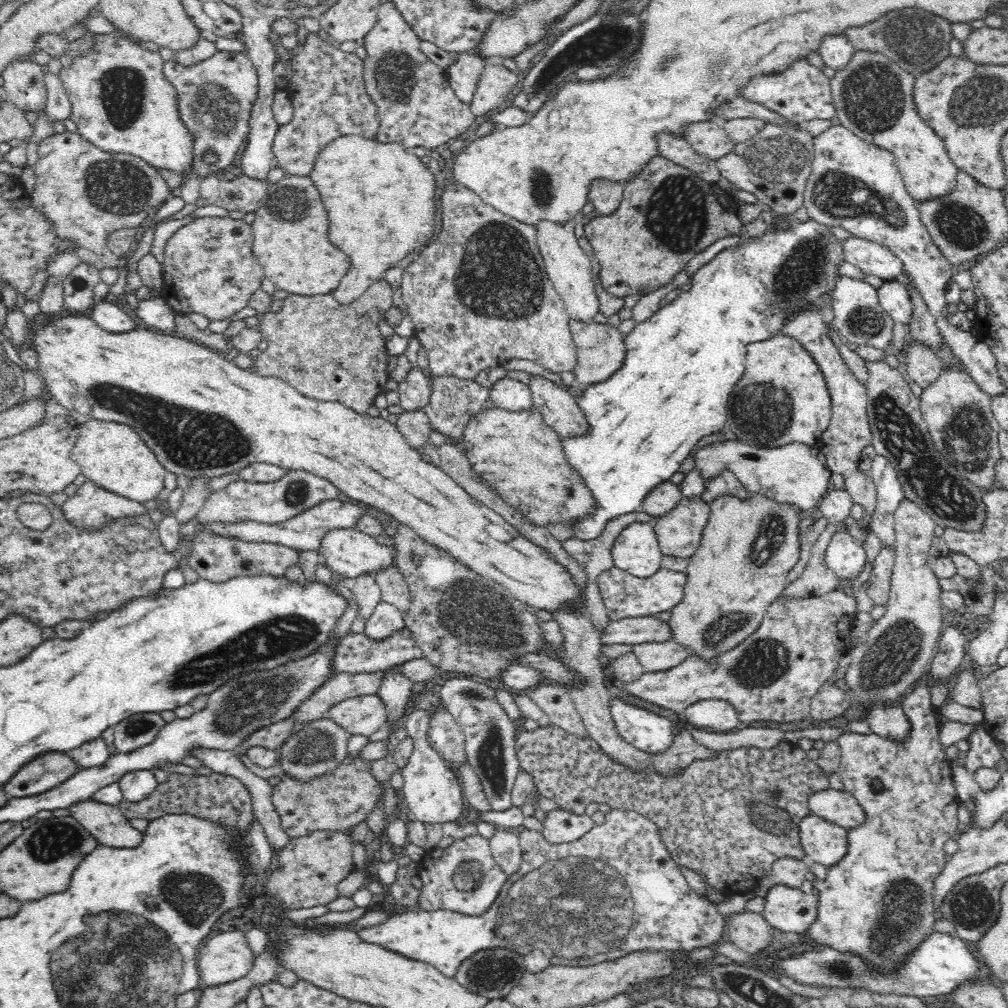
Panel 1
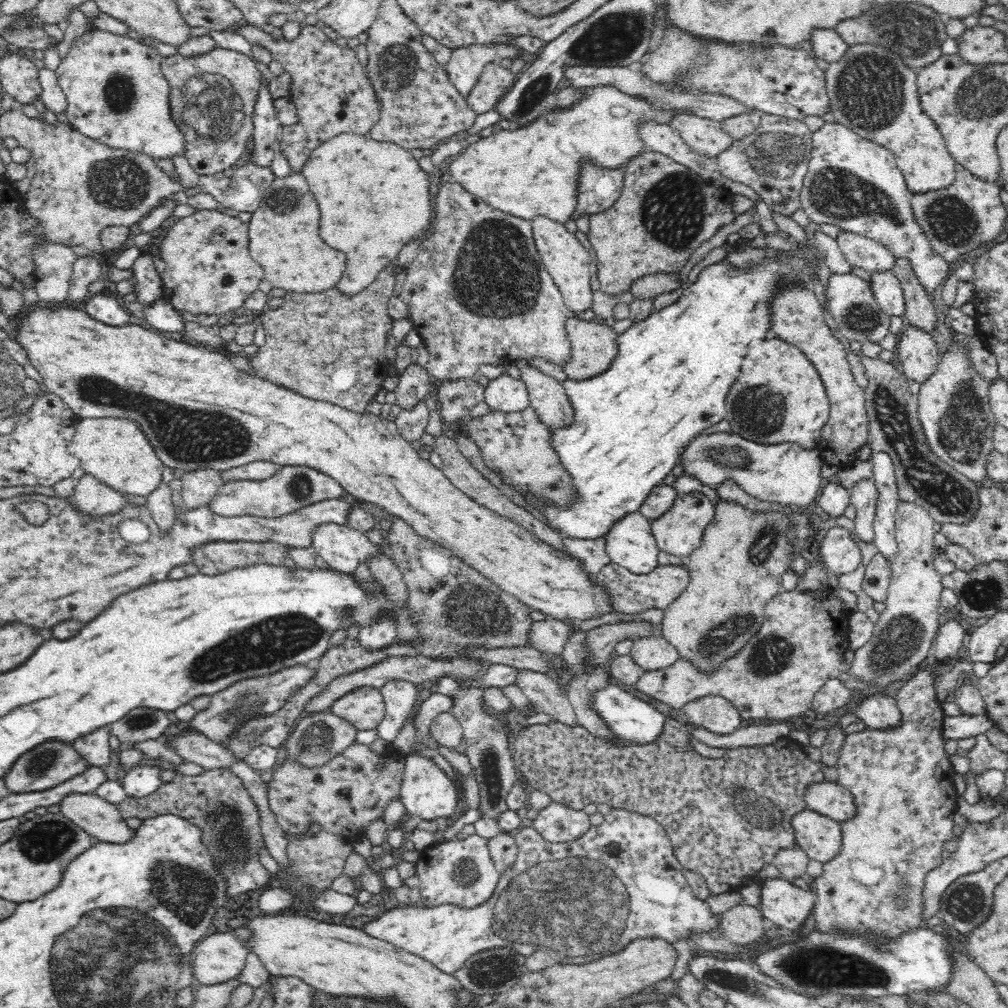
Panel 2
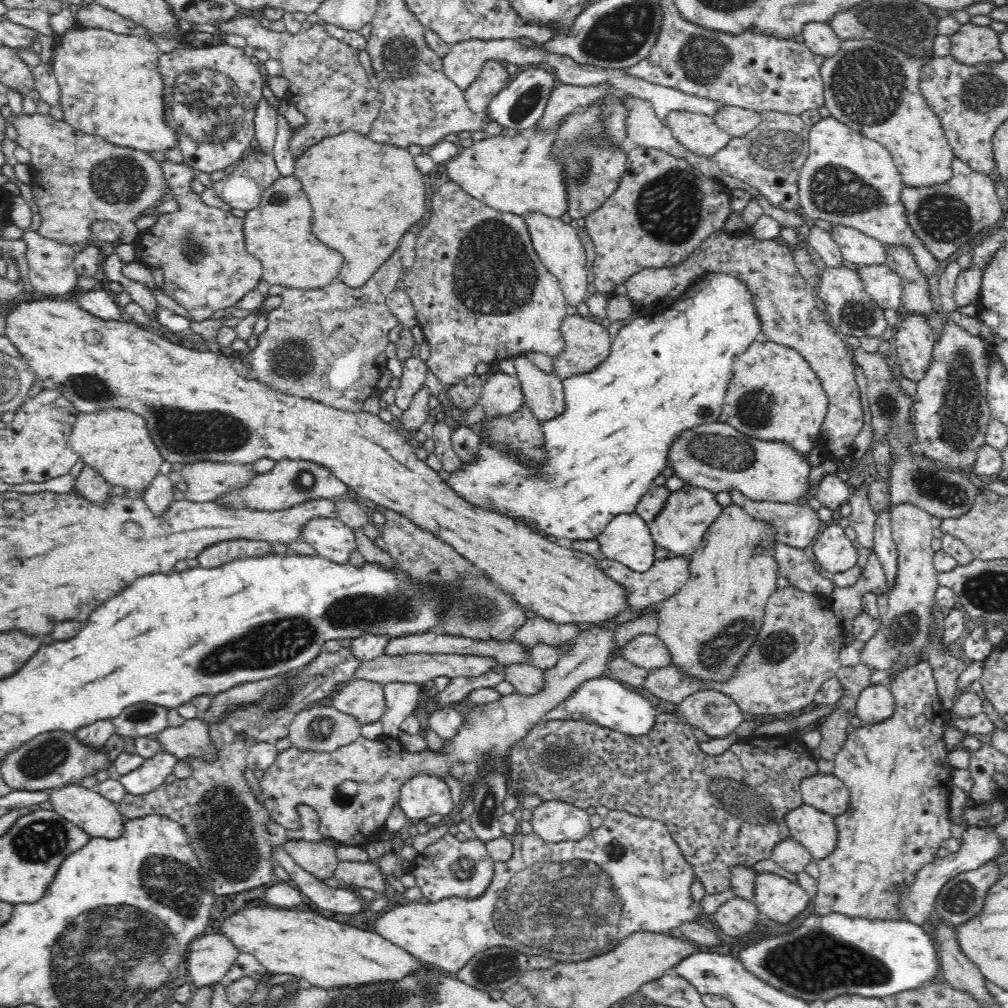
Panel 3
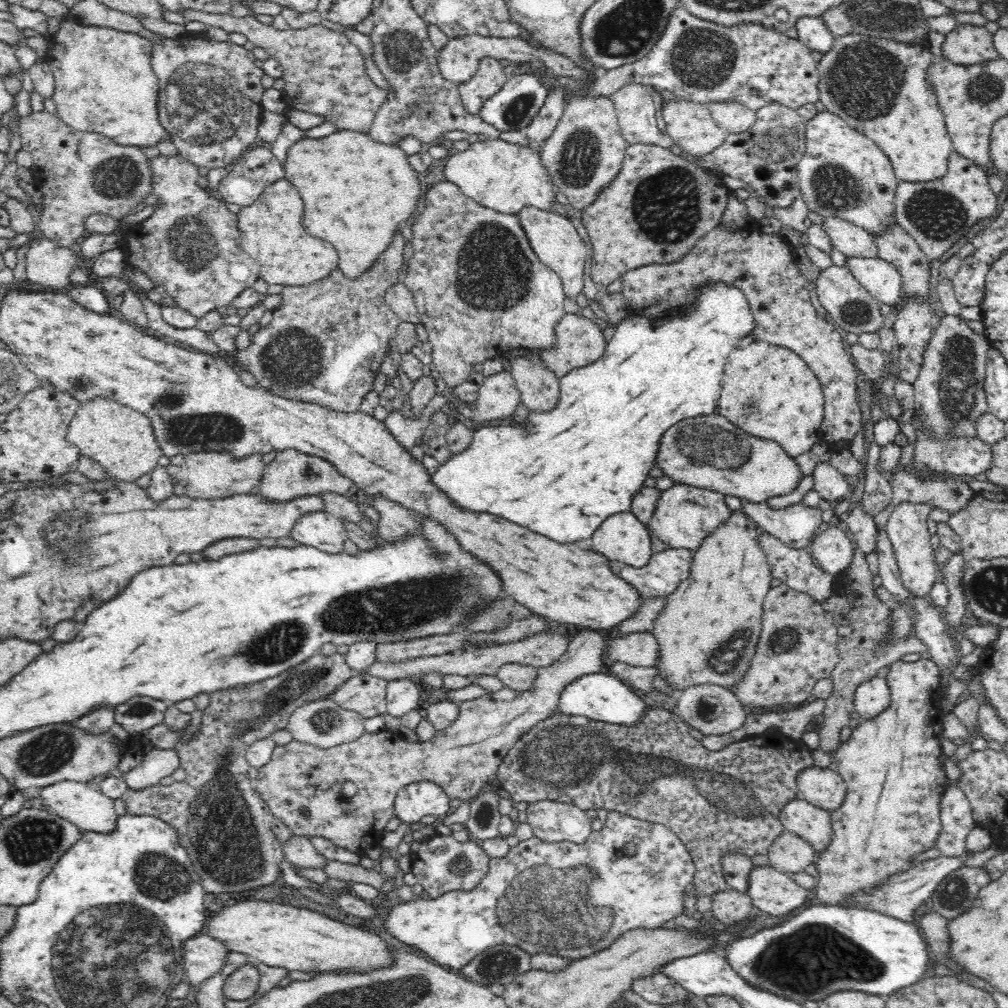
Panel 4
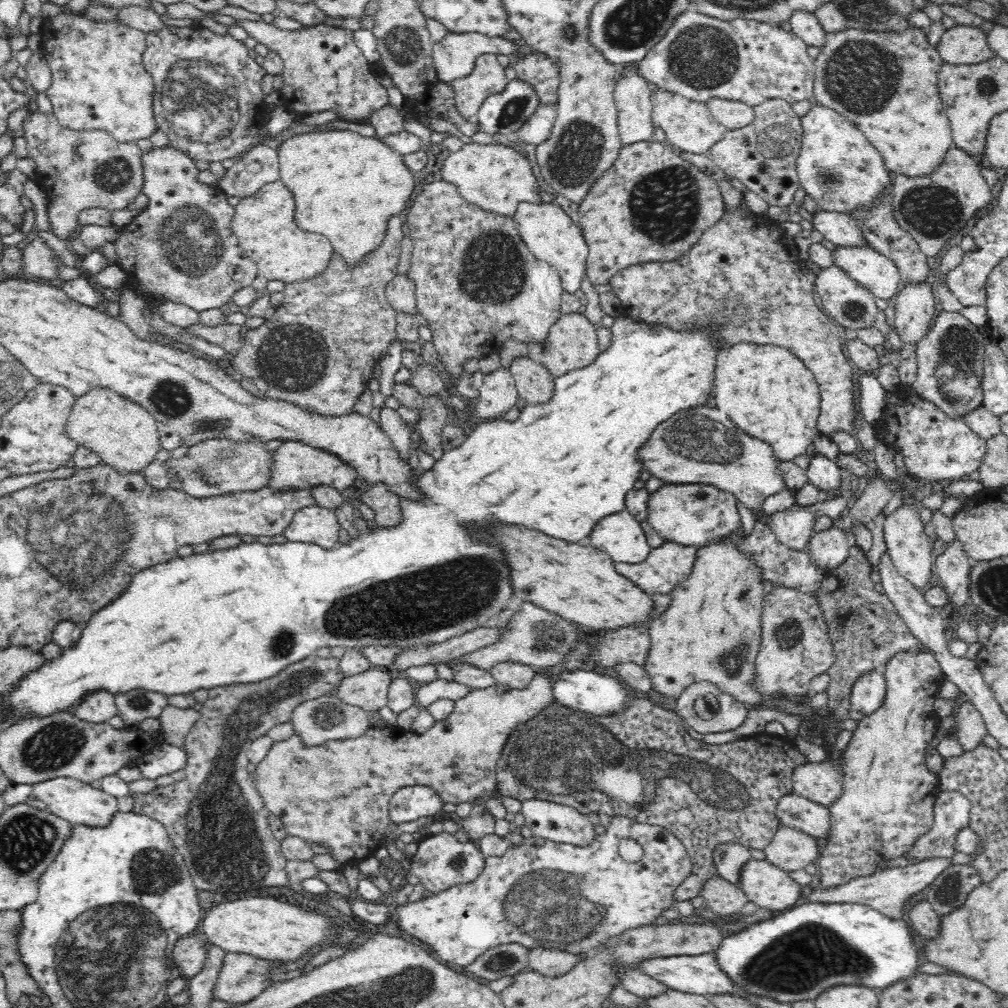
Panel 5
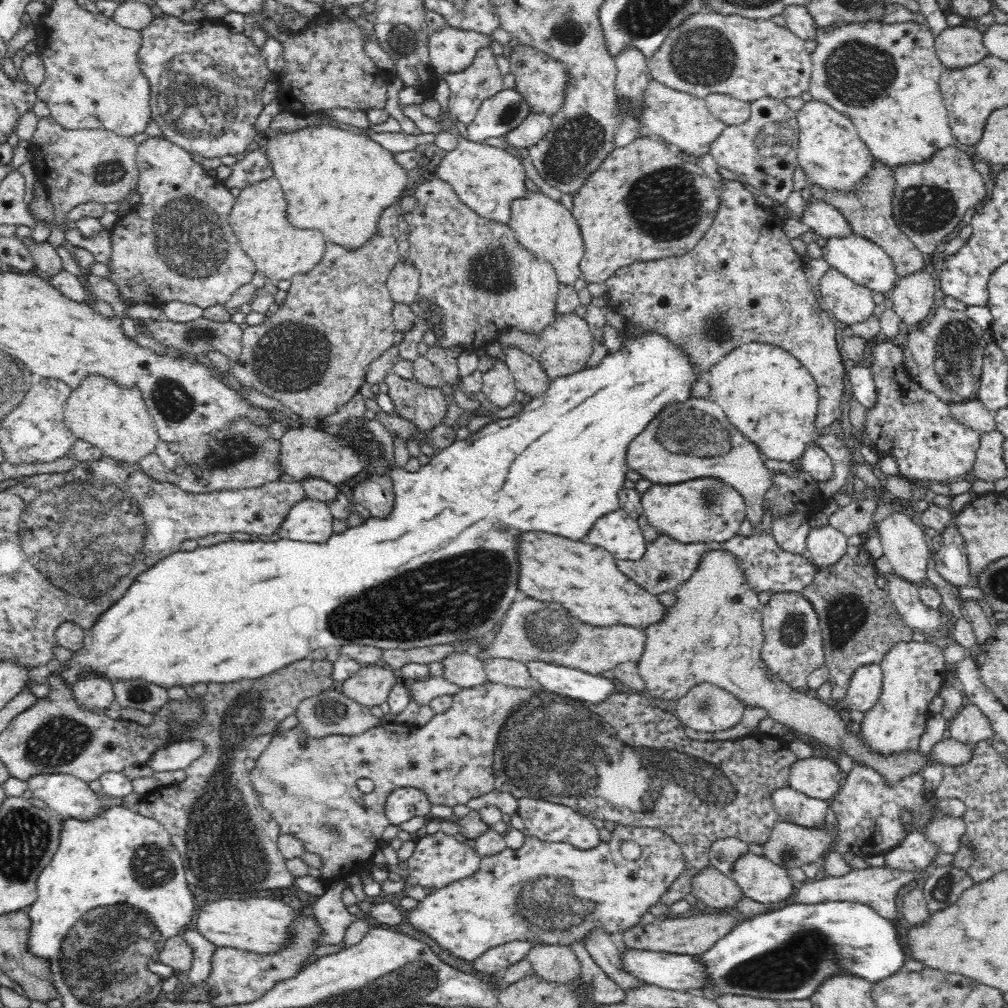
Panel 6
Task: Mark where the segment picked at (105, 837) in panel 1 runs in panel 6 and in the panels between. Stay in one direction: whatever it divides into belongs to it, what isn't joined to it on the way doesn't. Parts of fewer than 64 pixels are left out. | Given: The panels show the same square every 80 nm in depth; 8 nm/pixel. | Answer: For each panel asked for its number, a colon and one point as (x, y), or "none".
2: (102, 820)
3: (99, 817)
4: (89, 810)
5: (79, 803)
6: (67, 796)

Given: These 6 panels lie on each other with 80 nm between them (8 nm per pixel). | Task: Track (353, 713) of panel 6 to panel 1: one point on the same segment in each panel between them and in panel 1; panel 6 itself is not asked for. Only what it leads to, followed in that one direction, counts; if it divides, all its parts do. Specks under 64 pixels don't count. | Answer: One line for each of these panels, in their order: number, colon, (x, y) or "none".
1: (314, 750)
2: (317, 738)
3: (321, 728)
4: (322, 723)
5: (325, 718)

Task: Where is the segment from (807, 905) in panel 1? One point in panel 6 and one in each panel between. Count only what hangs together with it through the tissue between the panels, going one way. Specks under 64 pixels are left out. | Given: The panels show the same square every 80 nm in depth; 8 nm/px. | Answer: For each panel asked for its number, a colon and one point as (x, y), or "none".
2: (787, 906)
3: (783, 901)
4: (775, 893)
5: (769, 887)
6: (759, 879)

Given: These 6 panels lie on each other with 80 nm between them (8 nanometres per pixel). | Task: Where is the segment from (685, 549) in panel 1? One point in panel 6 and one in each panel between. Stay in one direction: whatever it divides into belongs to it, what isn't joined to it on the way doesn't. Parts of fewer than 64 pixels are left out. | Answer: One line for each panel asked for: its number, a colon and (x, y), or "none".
2: (679, 531)
3: (690, 511)
4: (686, 514)
5: (688, 514)
6: (706, 510)

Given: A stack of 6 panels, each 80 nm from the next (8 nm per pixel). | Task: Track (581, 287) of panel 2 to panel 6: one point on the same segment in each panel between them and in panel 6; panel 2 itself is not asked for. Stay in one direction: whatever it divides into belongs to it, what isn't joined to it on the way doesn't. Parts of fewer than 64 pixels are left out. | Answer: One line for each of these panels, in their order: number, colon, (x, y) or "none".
3: (559, 247)
4: (553, 237)
5: (551, 235)
6: (544, 226)

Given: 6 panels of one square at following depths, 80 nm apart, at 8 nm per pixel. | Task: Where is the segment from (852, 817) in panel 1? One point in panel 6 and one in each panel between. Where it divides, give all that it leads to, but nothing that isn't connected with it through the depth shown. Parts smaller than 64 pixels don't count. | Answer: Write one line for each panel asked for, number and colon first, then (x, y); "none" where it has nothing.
2: (829, 799)
3: (827, 793)
4: (824, 788)
5: (822, 783)
6: (819, 778)

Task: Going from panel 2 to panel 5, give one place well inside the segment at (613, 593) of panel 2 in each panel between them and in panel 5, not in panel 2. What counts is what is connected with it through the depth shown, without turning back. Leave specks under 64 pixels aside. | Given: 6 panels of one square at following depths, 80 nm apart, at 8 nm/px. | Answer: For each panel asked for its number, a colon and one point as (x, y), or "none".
3: (664, 578)
4: (666, 570)
5: (665, 567)

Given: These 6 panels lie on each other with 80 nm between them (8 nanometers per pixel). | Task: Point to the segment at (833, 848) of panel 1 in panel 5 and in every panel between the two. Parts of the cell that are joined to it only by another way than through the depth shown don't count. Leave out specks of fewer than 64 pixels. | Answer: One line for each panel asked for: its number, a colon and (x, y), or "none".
2: (820, 838)
3: (817, 831)
4: (813, 824)
5: (797, 812)

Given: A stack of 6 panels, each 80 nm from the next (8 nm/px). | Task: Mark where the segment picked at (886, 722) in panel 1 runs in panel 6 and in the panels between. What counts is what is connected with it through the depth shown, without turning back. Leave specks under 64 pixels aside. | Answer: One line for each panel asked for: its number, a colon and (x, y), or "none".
2: (879, 711)
3: (876, 703)
4: (873, 697)
5: (868, 693)
6: (866, 684)

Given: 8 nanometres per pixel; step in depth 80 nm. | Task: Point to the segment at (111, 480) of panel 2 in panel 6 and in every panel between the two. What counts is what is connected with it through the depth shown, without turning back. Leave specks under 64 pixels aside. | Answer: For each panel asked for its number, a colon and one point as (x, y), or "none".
3: (116, 444)
4: (121, 440)
5: (125, 437)
6: (114, 420)

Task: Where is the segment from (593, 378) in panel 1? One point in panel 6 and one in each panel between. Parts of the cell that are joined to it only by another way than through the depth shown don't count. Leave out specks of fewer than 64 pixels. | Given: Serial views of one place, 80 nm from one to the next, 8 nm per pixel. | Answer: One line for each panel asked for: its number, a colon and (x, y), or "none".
2: (594, 344)
3: (587, 342)
4: (580, 342)
5: (572, 343)
6: (564, 347)

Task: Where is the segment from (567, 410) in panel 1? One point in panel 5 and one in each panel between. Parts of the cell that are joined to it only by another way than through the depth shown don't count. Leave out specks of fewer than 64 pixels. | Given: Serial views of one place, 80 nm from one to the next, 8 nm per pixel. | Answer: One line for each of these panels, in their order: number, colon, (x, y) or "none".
2: (548, 398)
3: (544, 394)
4: (540, 391)
5: (535, 384)

